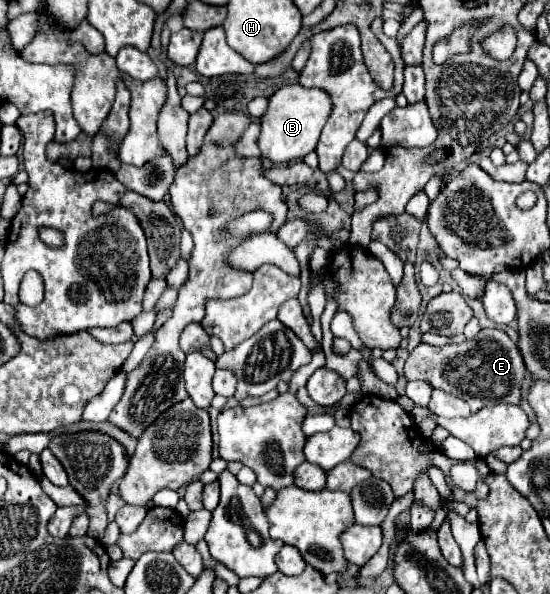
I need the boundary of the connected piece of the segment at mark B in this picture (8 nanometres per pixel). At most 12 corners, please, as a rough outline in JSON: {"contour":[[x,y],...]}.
{"contour":[[298,83],[270,97],[258,137],[276,163],[316,149],[332,113],[324,89]]}

